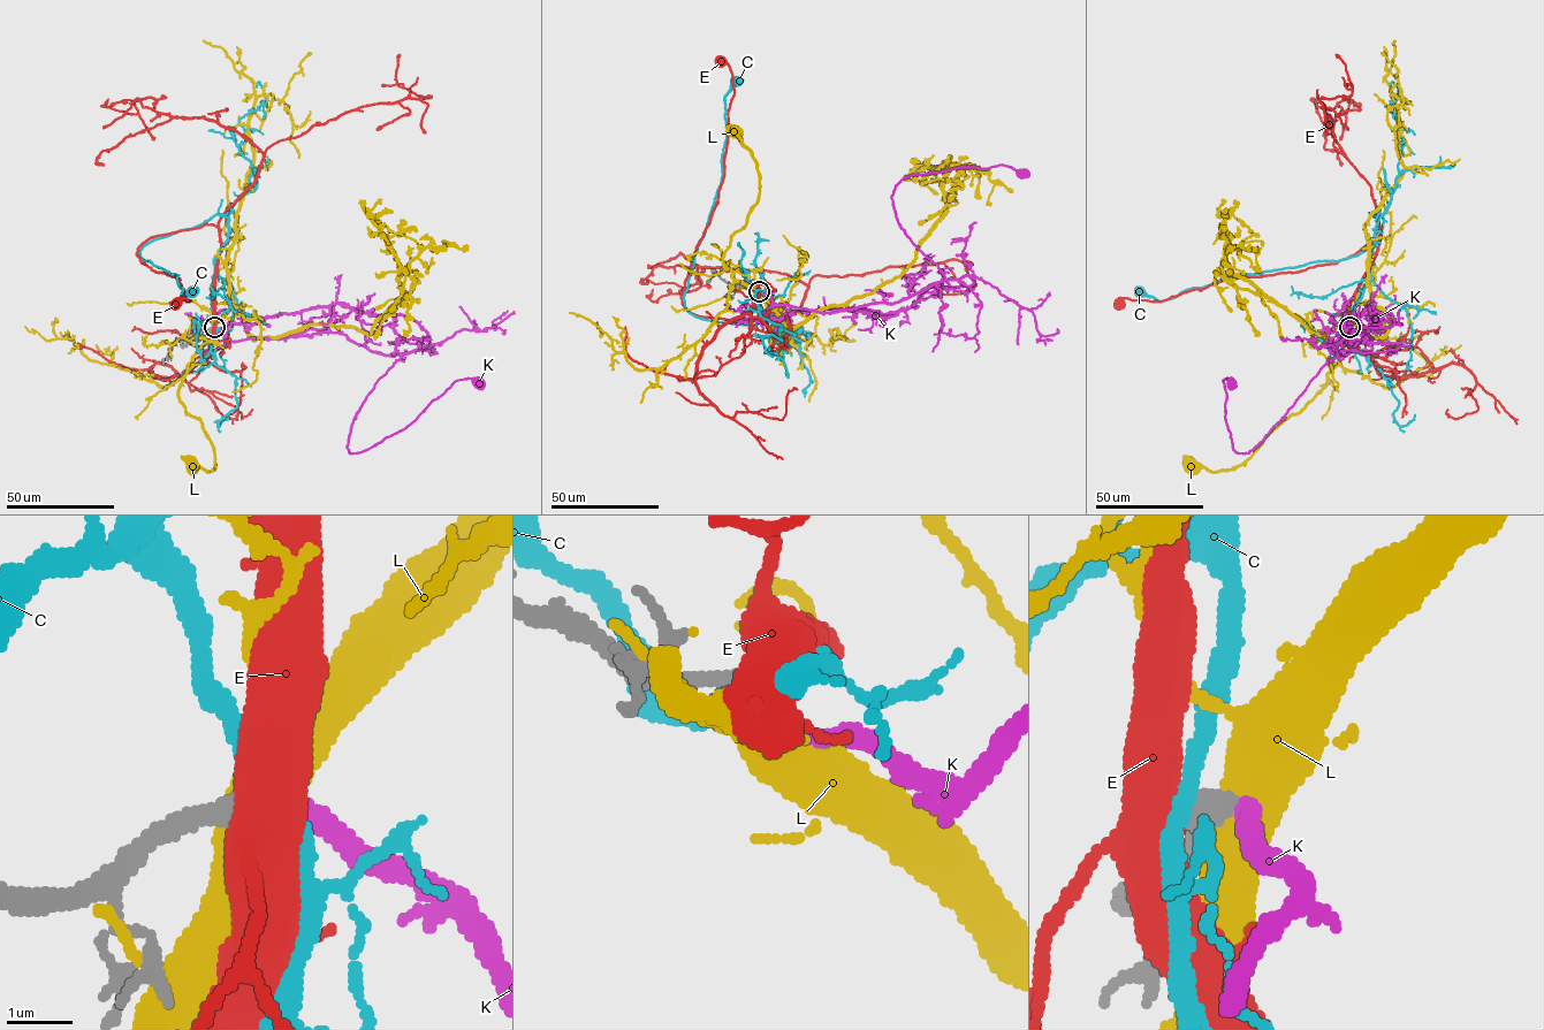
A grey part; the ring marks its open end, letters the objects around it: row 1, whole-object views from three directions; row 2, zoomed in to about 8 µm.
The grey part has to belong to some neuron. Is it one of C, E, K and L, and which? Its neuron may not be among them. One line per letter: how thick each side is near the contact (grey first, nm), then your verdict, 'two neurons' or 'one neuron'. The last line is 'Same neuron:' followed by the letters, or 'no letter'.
C: 500 nm thick on the grey side, 280 nm on the other; two neurons
E: 500 nm thick on the grey side, 440 nm on the other; two neurons
K: 480 nm thick on the grey side, 300 nm on the other; one neuron
L: 500 nm thick on the grey side, 600 nm on the other; two neurons
Same neuron: K

